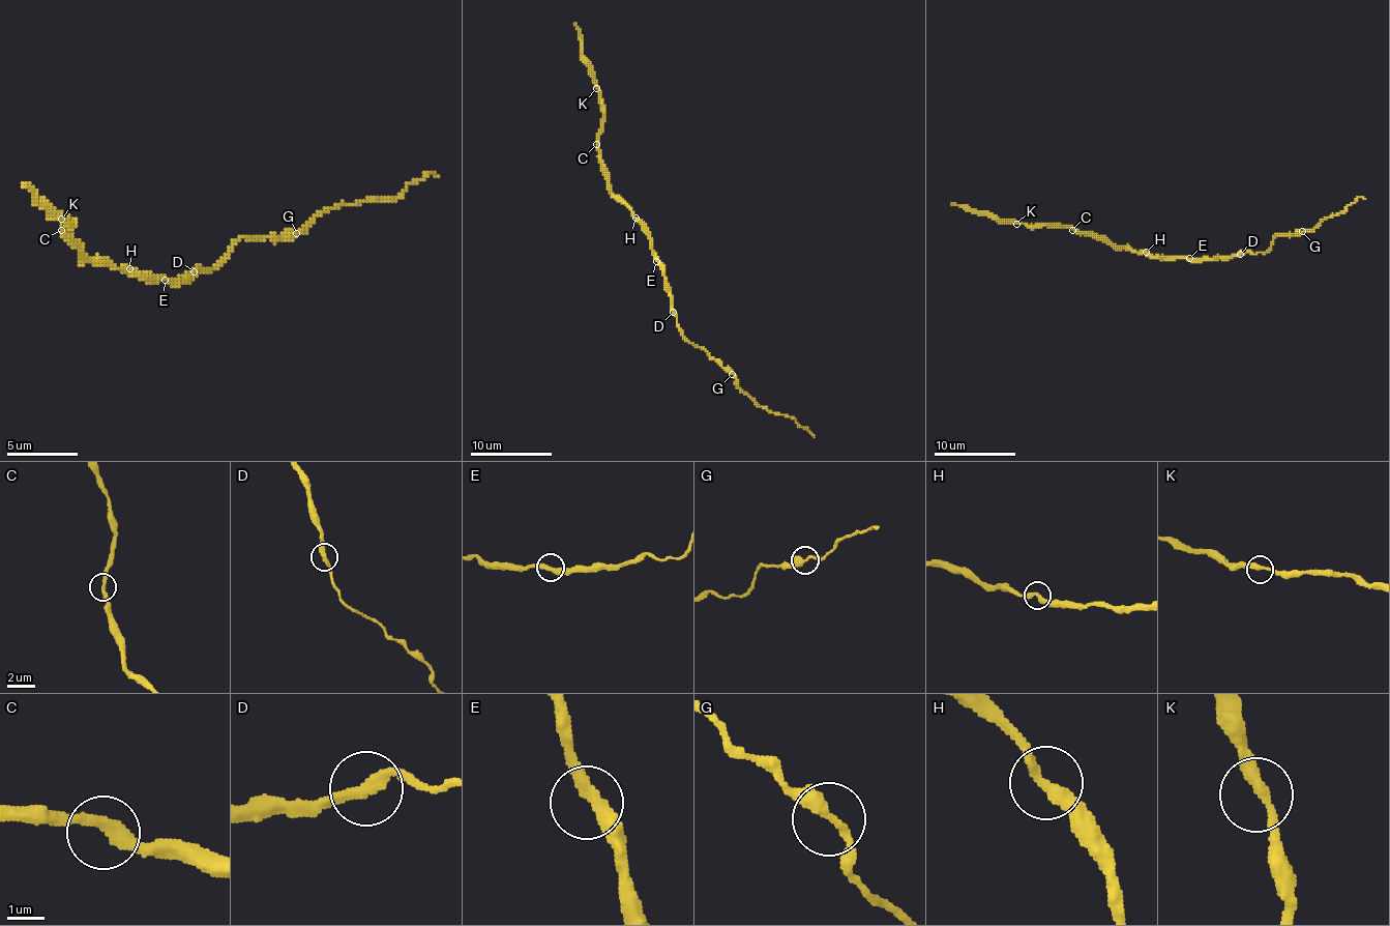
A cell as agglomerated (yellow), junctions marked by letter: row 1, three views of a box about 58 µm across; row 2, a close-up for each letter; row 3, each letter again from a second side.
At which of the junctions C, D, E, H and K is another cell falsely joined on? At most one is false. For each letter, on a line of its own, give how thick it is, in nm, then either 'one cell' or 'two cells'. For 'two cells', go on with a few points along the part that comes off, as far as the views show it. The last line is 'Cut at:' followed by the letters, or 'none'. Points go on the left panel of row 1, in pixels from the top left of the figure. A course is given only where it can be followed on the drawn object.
C: calibre 320 nm; one cell
D: calibre 300 nm; two cells; course (193, 272), (211, 268), (243, 236), (293, 236), (343, 204), (392, 201), (427, 173), (438, 176)
E: calibre 340 nm; one cell
H: calibre 320 nm; one cell
K: calibre 300 nm; one cell
Cut at: D

